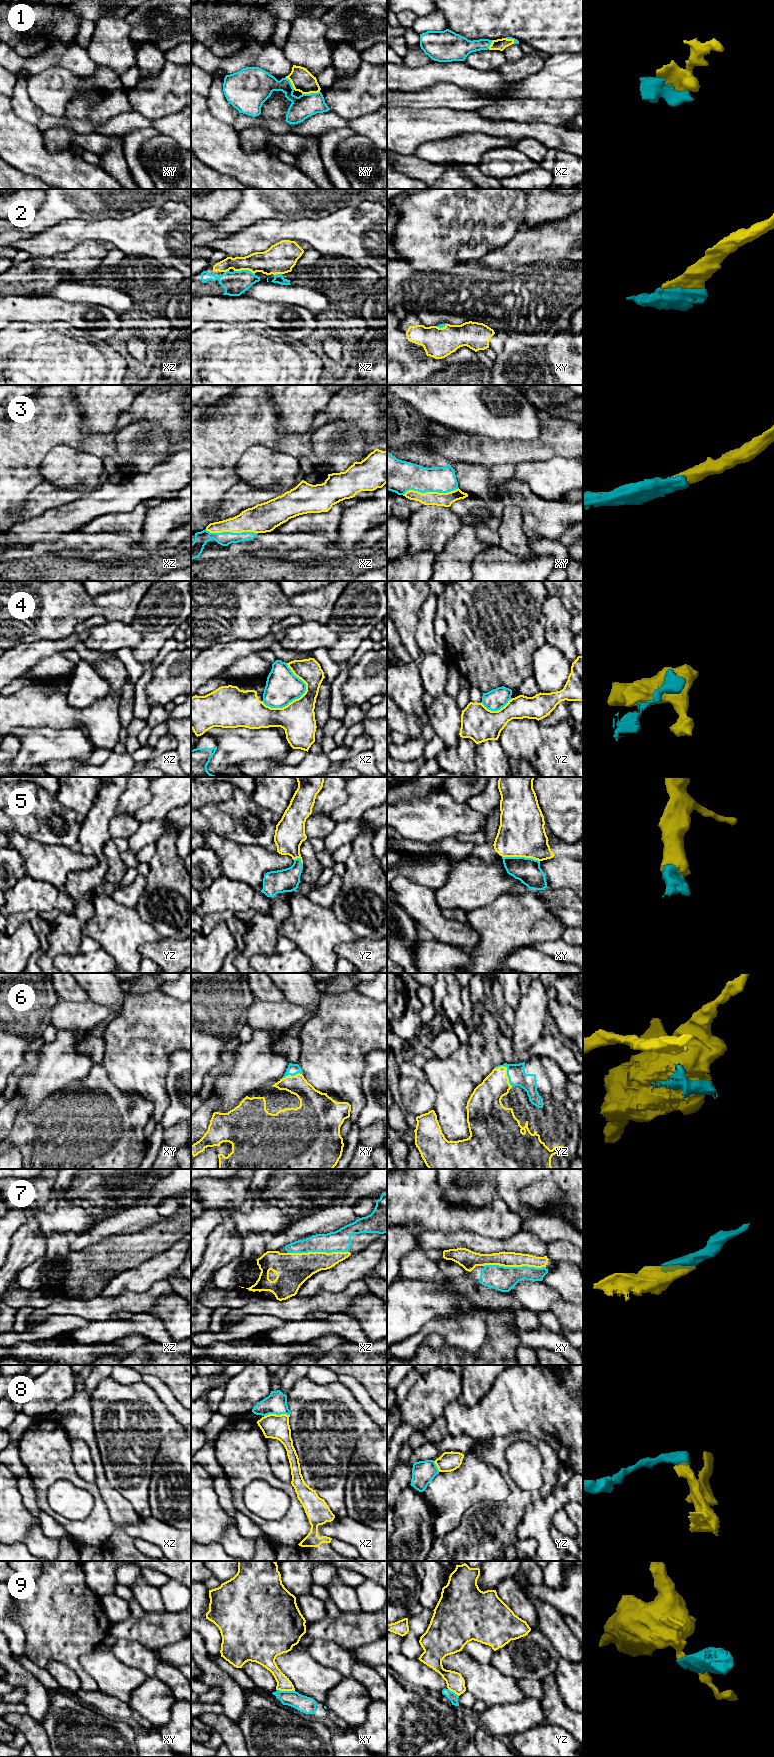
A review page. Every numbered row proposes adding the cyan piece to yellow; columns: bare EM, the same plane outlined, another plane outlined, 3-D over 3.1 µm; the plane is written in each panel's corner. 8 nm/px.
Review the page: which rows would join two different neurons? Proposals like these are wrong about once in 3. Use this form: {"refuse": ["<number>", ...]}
{"refuse": ["4", "9"]}

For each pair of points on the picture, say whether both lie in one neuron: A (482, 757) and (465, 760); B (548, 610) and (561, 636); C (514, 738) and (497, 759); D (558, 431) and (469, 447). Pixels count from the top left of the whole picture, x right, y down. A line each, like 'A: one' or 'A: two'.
A: two
B: one
C: two
D: one

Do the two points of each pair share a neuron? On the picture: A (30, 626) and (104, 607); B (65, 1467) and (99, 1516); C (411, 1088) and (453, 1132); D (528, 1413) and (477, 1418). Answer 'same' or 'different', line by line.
A: same
B: same
C: different
D: same

